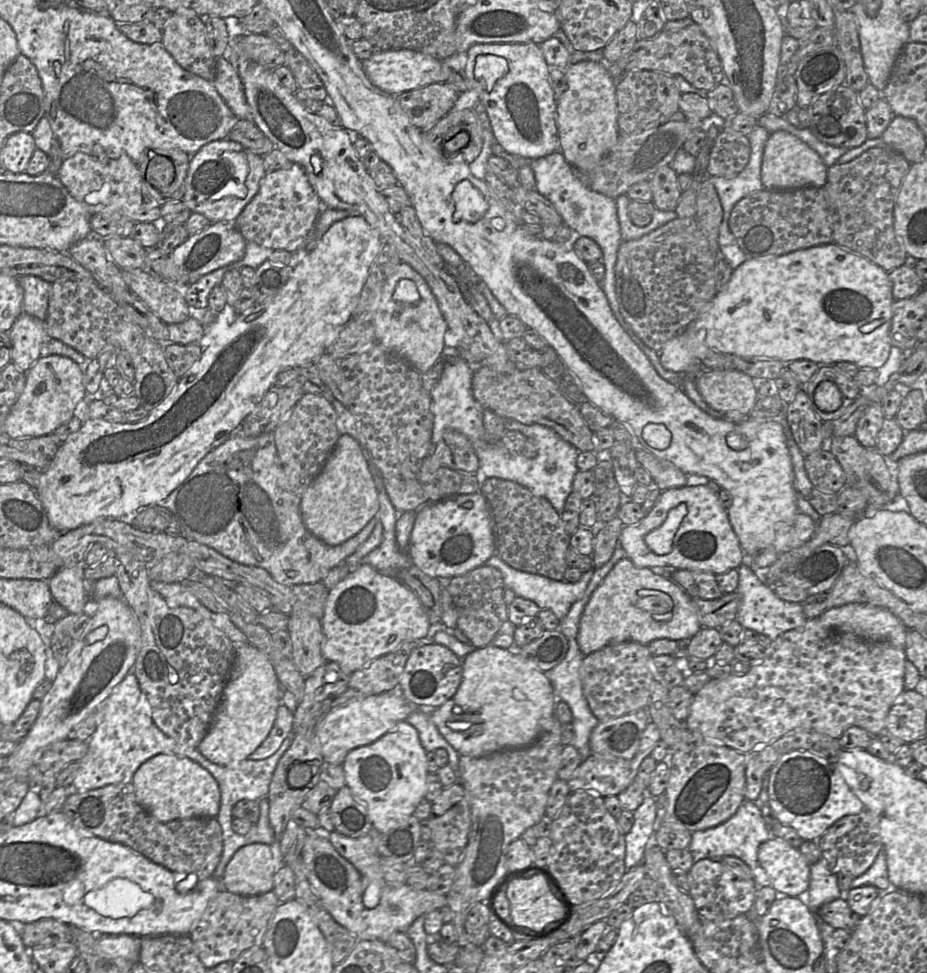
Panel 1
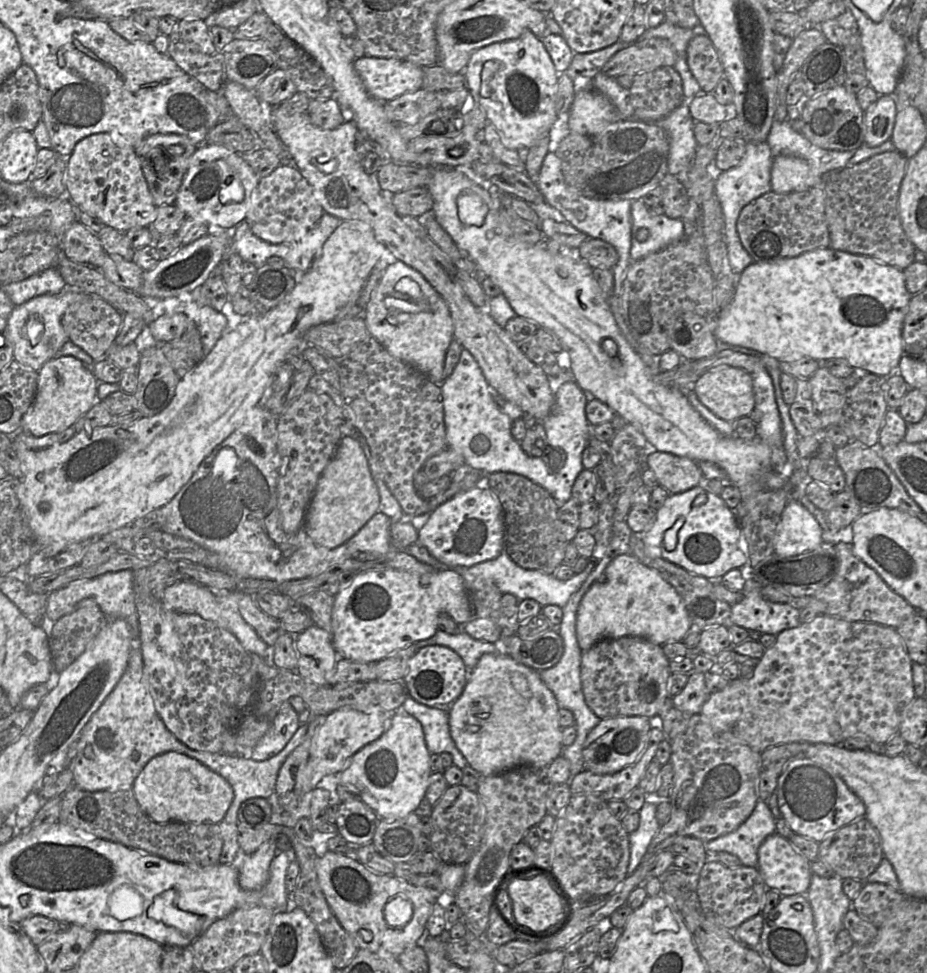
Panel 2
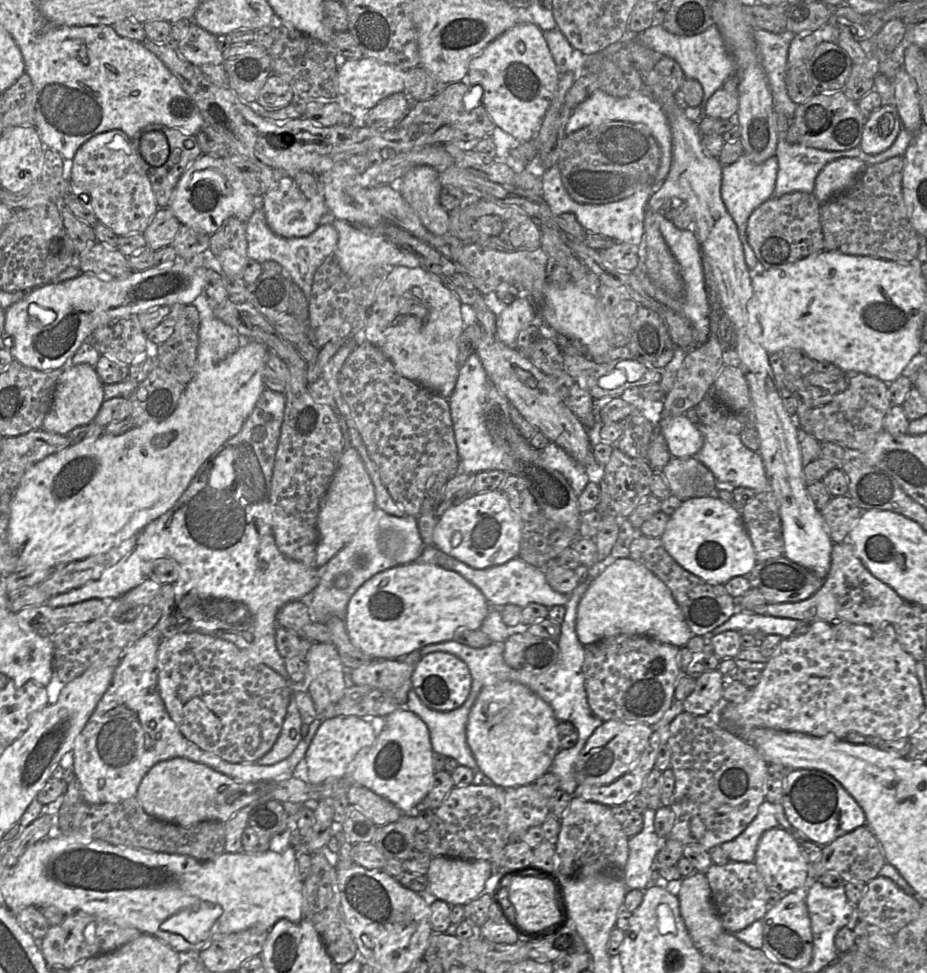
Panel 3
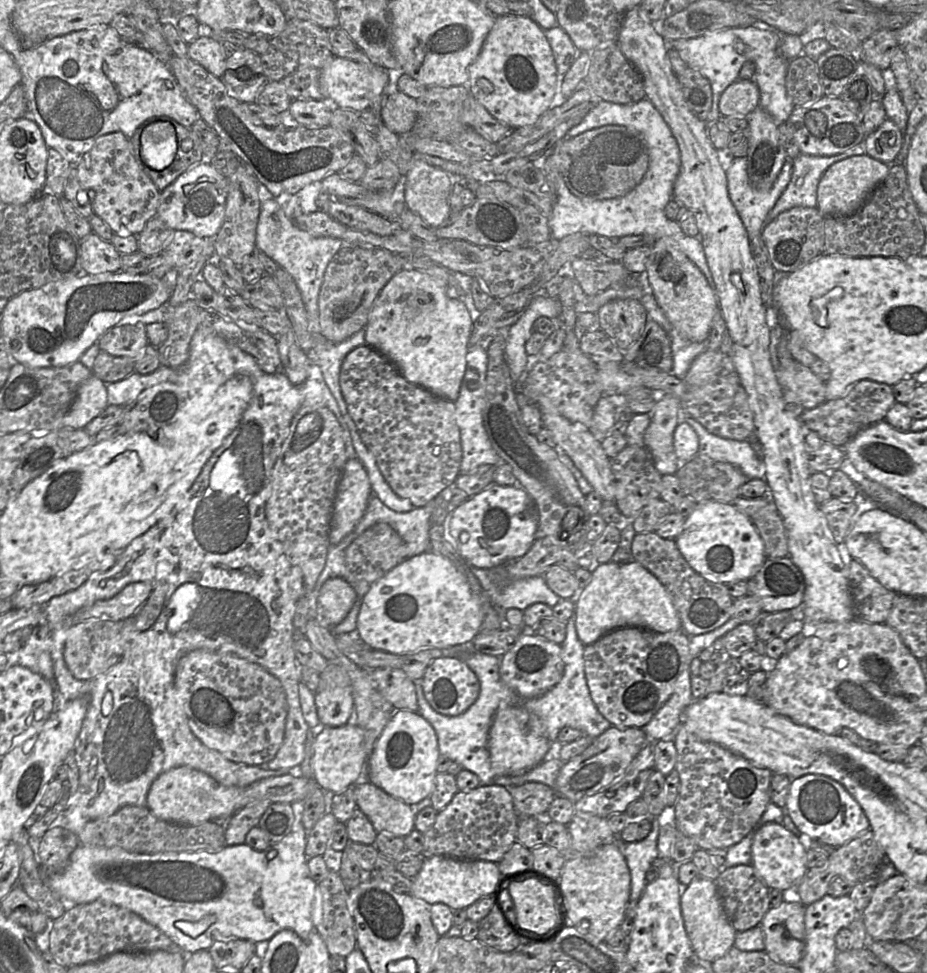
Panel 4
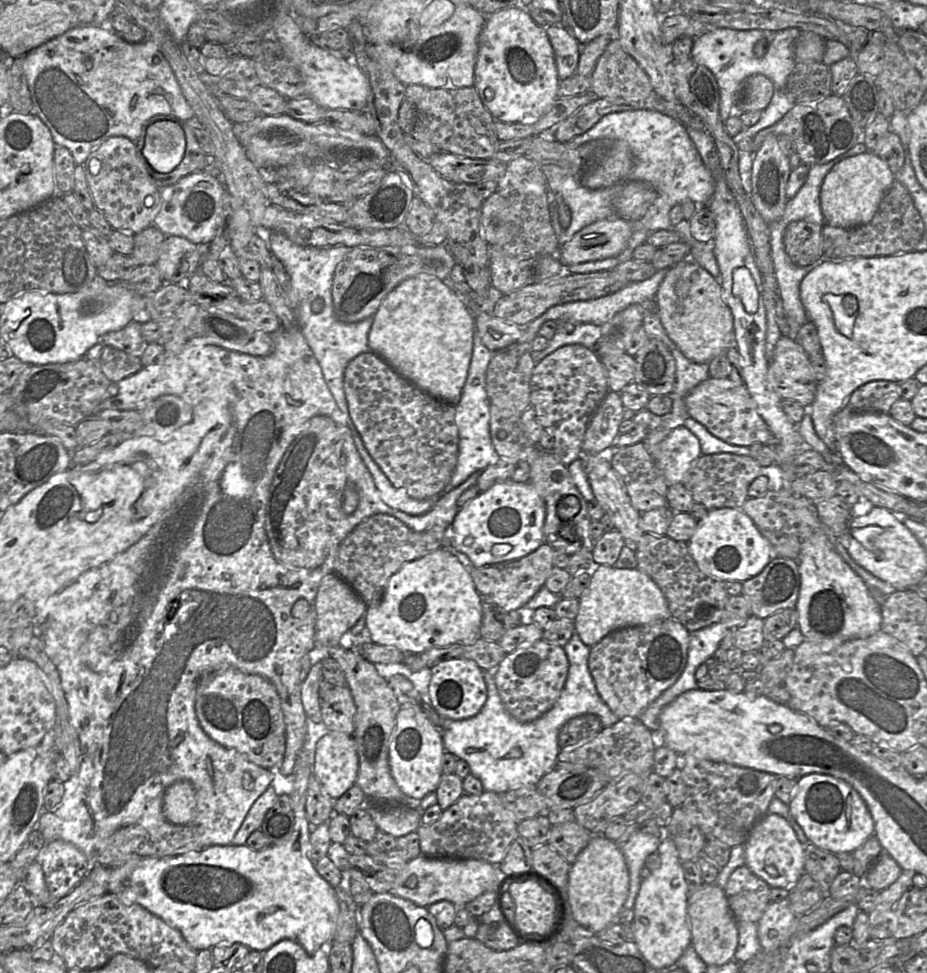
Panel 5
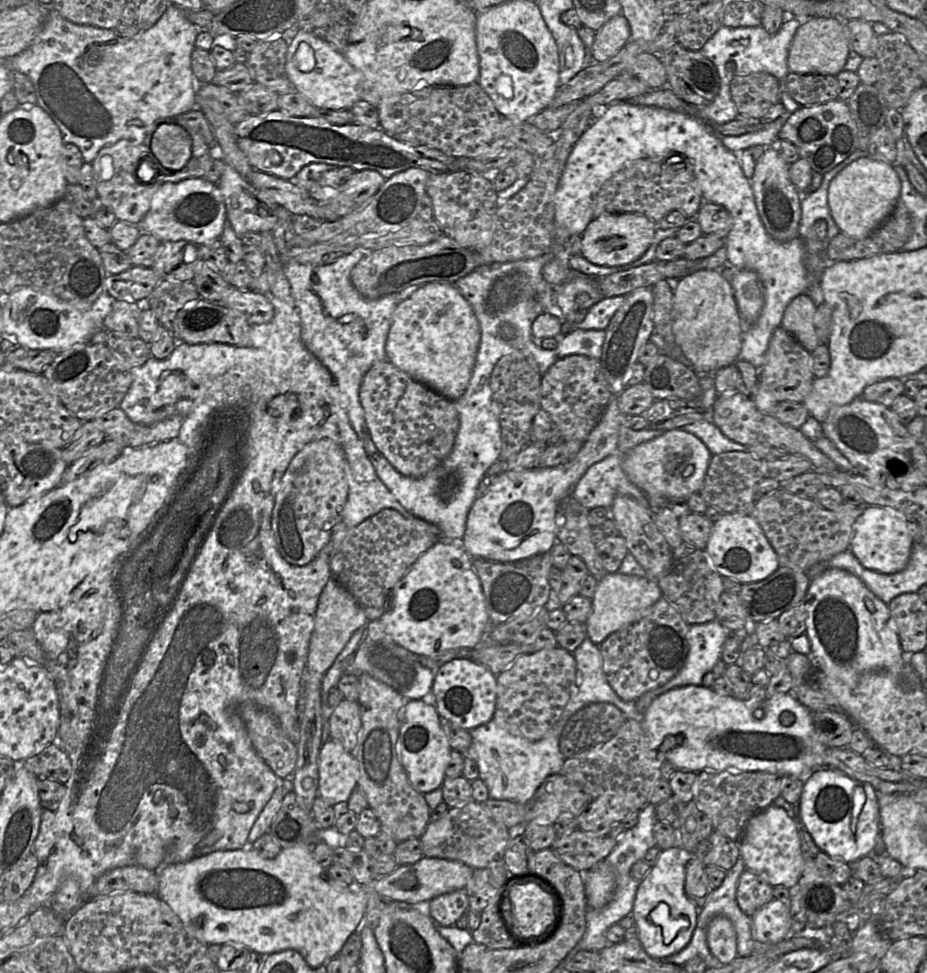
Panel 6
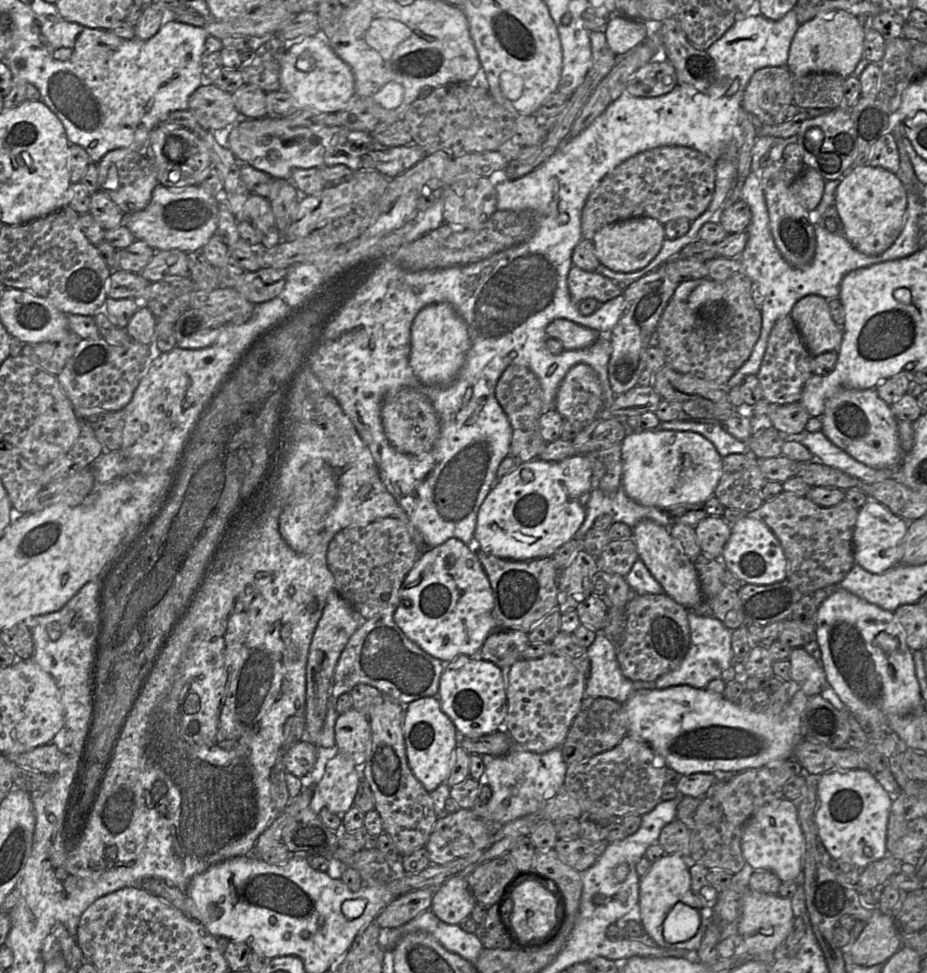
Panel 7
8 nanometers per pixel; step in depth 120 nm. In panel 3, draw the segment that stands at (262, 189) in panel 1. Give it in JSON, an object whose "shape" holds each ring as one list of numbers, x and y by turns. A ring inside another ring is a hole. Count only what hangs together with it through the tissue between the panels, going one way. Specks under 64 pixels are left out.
{"shape":[[291,177,281,178,277,185,259,199,266,222,278,236,285,238,306,237,314,232,321,224,329,220,329,210,326,215,318,215,310,200,303,194,295,180]]}

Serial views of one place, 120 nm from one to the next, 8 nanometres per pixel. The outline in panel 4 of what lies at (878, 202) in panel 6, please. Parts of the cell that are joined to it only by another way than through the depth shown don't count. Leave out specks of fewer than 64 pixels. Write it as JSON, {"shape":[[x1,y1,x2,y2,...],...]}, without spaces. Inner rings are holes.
{"shape":[[867,154,833,163,822,175,817,188,817,208,823,216,850,216,857,212,889,172,889,165]]}

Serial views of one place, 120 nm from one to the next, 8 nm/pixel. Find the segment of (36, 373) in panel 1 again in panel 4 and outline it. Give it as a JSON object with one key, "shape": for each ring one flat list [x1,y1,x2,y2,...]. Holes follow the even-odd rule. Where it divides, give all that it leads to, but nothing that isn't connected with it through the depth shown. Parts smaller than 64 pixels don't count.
{"shape":[[92,374,78,388,62,427,83,429,108,406,106,384]]}

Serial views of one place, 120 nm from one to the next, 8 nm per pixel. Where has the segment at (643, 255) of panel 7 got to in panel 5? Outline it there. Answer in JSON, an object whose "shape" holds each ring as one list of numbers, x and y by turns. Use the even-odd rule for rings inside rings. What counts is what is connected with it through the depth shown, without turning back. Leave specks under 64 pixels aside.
{"shape":[[621,217,596,221,581,229,570,240,559,246,557,257,563,266,615,257,627,247,633,230,634,225]]}

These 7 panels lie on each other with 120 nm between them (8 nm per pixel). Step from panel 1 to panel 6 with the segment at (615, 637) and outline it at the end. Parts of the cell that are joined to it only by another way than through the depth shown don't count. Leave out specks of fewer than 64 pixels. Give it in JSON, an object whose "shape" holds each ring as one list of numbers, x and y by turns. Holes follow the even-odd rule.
{"shape":[[607,573,598,581,592,600,592,610,585,622,587,637,600,645,610,634,646,616,656,601,662,597,656,580,648,577]]}

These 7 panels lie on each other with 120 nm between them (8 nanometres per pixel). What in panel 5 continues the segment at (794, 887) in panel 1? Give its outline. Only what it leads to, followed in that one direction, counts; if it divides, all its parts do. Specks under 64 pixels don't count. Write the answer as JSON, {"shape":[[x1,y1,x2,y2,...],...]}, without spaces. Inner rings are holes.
{"shape":[[767,813,749,832,745,845,746,865,770,888,789,889,805,873,805,846,789,822,780,815]]}

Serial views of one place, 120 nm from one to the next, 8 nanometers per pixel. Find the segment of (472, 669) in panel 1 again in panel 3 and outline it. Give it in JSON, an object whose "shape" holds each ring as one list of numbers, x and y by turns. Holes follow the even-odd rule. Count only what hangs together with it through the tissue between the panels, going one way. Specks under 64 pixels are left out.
{"shape":[[500,681,481,689,469,714,467,742,480,771,492,780,493,785,512,788,533,784,550,770,560,750,558,722,552,707,528,687,518,682]]}

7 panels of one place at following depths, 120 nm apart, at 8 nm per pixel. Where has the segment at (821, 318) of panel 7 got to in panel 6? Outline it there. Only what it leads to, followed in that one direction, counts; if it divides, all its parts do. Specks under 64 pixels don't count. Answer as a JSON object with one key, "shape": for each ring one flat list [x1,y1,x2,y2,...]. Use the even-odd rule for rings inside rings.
{"shape":[[807,294,798,295,787,306,781,324,810,353,821,344,814,325,816,311]]}

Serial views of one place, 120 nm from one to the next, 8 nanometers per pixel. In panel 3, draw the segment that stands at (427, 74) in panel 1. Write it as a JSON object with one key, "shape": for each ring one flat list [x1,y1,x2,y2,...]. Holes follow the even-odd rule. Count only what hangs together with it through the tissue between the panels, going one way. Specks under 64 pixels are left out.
{"shape":[[369,57,341,60,338,92,355,106,370,110,390,95,405,92,405,73]]}

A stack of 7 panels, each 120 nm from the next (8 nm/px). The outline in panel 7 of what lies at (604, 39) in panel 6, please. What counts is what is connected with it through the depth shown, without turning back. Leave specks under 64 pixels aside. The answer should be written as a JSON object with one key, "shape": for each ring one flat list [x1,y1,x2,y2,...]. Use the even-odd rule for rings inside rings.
{"shape":[[614,14,609,17,604,33,613,53,623,56,647,38,649,28,644,22]]}

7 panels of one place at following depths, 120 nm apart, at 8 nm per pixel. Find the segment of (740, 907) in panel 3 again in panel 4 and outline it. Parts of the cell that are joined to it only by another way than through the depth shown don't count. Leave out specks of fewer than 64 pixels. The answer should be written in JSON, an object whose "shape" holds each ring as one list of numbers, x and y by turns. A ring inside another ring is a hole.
{"shape":[[752,864,722,868,715,880,723,910,737,932,749,930,761,925,761,921,770,908,769,888,760,878]]}

